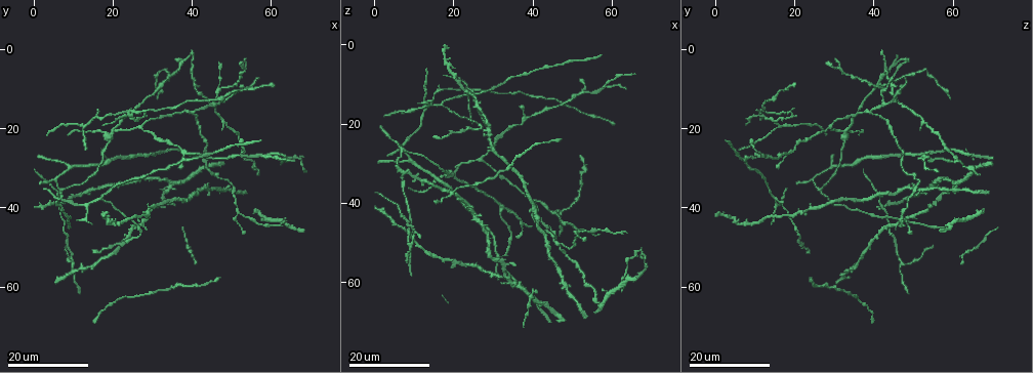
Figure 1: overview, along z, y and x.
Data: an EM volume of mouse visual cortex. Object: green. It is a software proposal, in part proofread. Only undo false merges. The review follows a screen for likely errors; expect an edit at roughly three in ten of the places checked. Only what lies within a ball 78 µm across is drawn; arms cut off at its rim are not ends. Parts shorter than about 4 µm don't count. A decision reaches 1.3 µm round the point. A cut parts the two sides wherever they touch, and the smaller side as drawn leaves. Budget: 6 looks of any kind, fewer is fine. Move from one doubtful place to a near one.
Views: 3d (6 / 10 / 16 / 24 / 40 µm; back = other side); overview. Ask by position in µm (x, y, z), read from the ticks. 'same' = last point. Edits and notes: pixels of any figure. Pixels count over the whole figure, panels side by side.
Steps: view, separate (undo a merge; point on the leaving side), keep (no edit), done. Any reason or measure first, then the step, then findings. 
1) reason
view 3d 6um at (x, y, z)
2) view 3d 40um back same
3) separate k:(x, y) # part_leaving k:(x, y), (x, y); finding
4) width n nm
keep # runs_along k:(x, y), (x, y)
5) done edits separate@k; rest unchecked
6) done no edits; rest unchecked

view 3d 24um at (19.0, 21.5, 32.5)

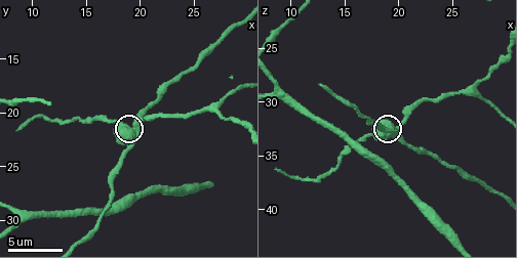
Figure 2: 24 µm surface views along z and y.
view 3d 6um same

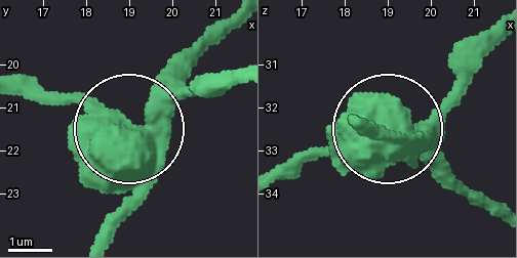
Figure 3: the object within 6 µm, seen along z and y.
other side
view 3d 6um back same

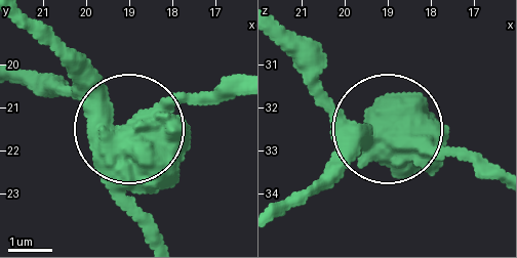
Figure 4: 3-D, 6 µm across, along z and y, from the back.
separate 4:(161, 115) # part_leaving 4:(118, 158), (236, 95); a second neuron is stuck on

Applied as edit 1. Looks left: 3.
view 3d 24um at (57.5, 27.0, 10.5)

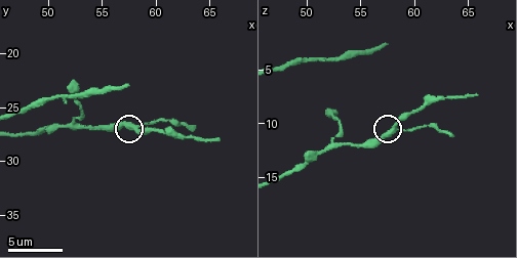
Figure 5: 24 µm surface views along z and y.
zoom in
view 3d 10um at (58.0, 27.0, 10.4)

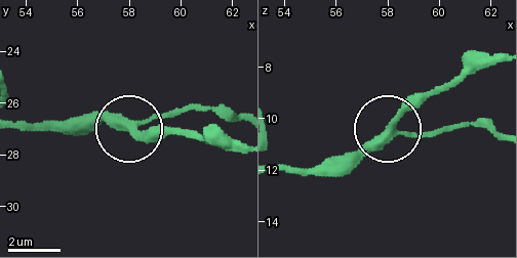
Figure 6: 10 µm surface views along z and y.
arms 3
keep # runs_along 6:(281, 171), (341, 171), (387, 133), (444, 131); all the same neuron

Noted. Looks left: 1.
done edits separate@4; rest unchecked

